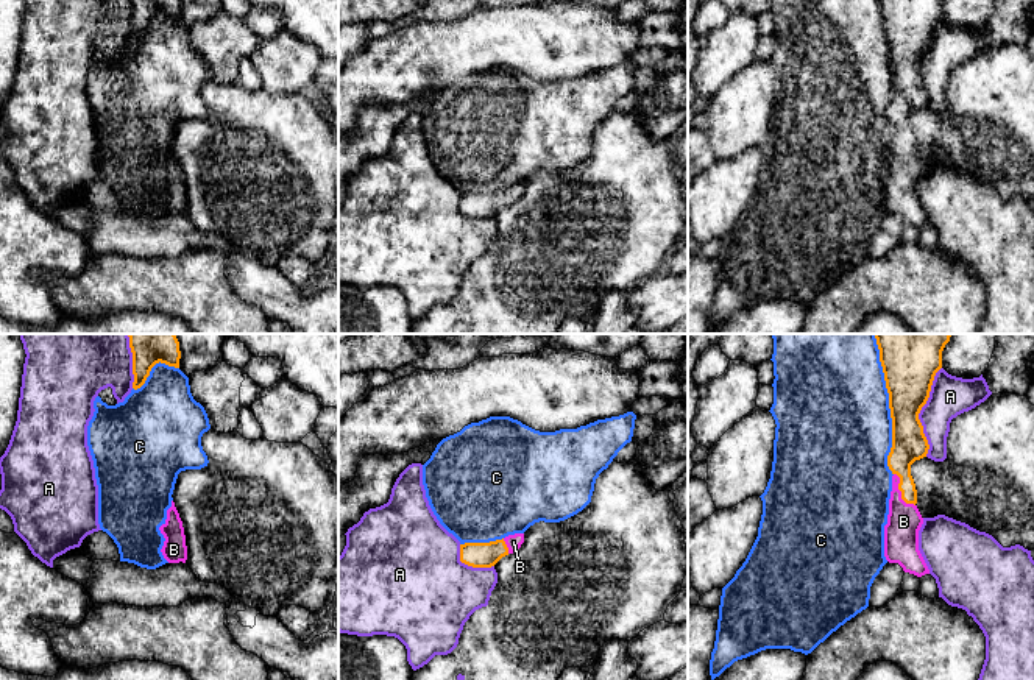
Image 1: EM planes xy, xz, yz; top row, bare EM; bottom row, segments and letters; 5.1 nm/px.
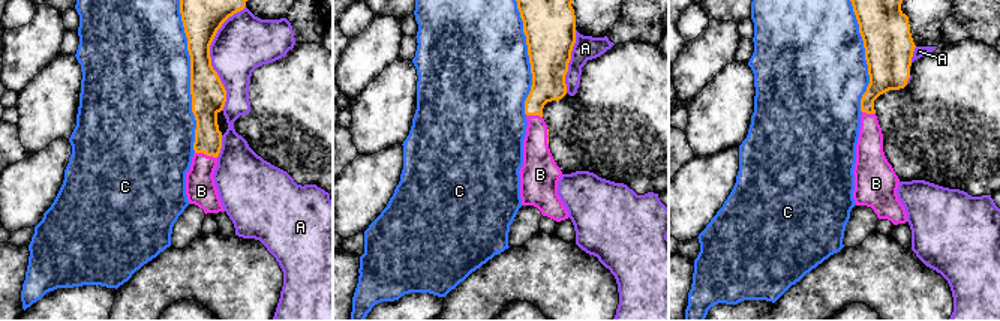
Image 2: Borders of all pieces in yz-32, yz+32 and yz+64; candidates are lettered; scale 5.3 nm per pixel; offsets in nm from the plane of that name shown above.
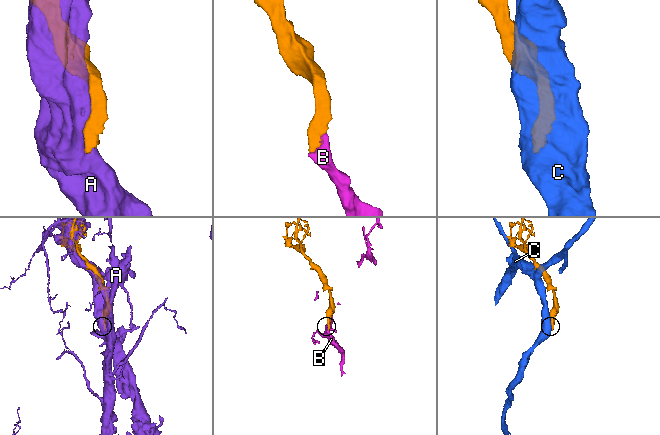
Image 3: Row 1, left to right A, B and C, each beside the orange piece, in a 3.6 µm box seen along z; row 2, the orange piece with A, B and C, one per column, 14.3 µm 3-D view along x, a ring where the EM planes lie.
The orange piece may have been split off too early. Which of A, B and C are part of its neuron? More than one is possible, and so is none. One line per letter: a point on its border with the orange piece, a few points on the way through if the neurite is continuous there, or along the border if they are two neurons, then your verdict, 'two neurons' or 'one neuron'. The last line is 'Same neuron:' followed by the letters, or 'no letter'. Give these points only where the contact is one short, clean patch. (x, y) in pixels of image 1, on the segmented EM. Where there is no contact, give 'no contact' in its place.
A: meets orange in yz at (919, 412); two neurons
B: meets orange in yz at (900, 490); runs through yz (910, 443), (902, 456), (900, 490), (903, 521); one neuron
C: meets orange in yz at (889, 404); two neurons
Same neuron: B

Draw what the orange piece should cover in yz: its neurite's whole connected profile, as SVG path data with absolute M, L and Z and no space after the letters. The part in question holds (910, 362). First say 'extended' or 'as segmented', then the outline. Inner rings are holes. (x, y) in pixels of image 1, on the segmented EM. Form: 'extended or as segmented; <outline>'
extended; M875 334L892 418L887 466L894 476L884 526L884 557L917 577L930 574L930 569L919 551L923 518L915 505L911 465L926 457L930 449L919 413L942 368L942 351L950 337L951 334Z

